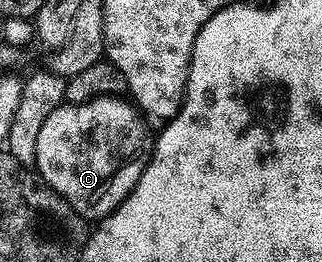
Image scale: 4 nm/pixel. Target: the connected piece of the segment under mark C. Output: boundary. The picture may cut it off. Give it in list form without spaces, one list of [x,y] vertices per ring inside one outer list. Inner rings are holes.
[[[124,96],[96,97],[78,105],[63,103],[47,115],[39,131],[39,139],[35,142],[36,172],[60,197],[67,199],[86,222],[96,223],[115,212],[135,183],[139,183],[139,175],[143,175],[149,158],[153,156],[155,133],[149,130],[148,123],[136,104]]]

